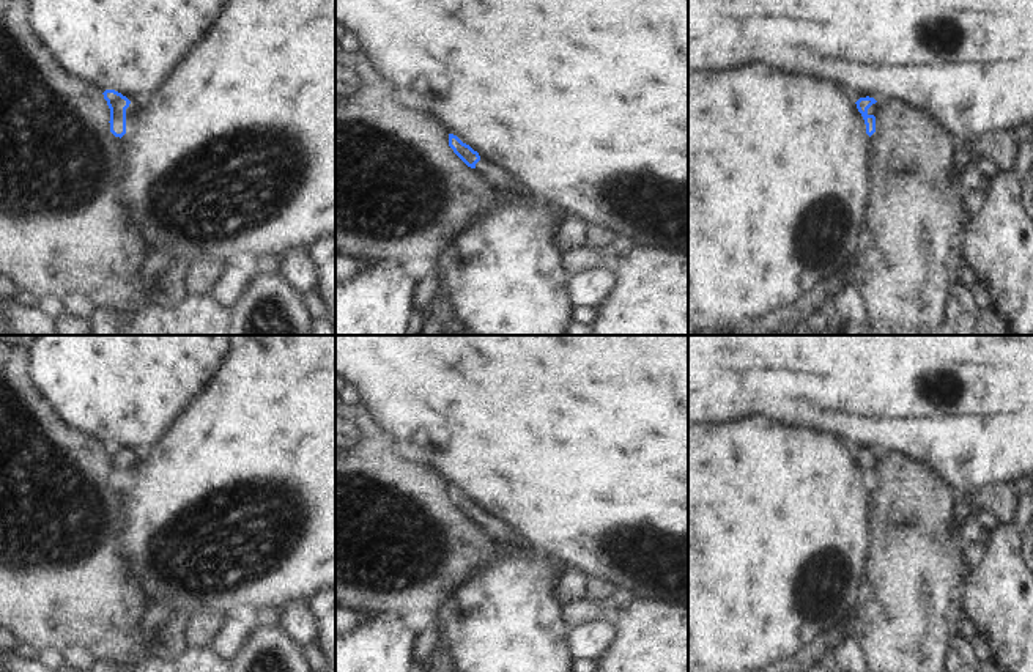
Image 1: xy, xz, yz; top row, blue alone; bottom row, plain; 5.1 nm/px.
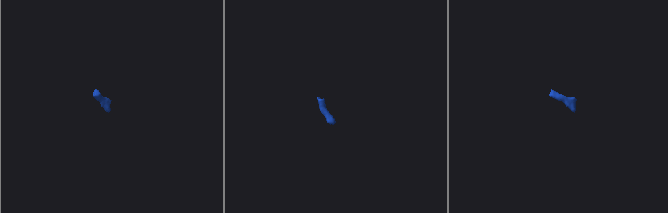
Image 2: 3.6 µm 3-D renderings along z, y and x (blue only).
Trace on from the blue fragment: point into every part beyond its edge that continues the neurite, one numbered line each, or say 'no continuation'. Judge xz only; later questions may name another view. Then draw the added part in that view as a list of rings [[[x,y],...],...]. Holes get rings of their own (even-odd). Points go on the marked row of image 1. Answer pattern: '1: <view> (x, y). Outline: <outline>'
1: xz (496, 177). Outline: [[[480,157],[480,161],[476,164],[476,170],[483,176],[483,179],[494,187],[496,190],[501,190],[502,194],[509,194],[512,190],[526,190],[523,184],[520,184],[512,175],[509,175],[504,168],[496,167],[485,159]]]

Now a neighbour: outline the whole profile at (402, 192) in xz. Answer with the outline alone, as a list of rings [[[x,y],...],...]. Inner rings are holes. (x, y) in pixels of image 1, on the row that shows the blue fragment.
[[[335,42],[335,65],[351,68],[359,77],[359,85],[354,93],[350,98],[335,101],[335,255],[348,255],[351,258],[387,258],[400,264],[405,264],[413,258],[427,258],[435,261],[439,252],[461,230],[493,206],[498,198],[498,190],[491,187],[476,168],[468,167],[454,153],[449,146],[449,132],[433,115],[425,110],[408,109],[398,102],[394,85],[372,66],[362,50],[342,50],[339,42]]]

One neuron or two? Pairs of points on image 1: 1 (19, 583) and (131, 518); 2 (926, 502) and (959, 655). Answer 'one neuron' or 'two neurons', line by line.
1: two neurons
2: two neurons

